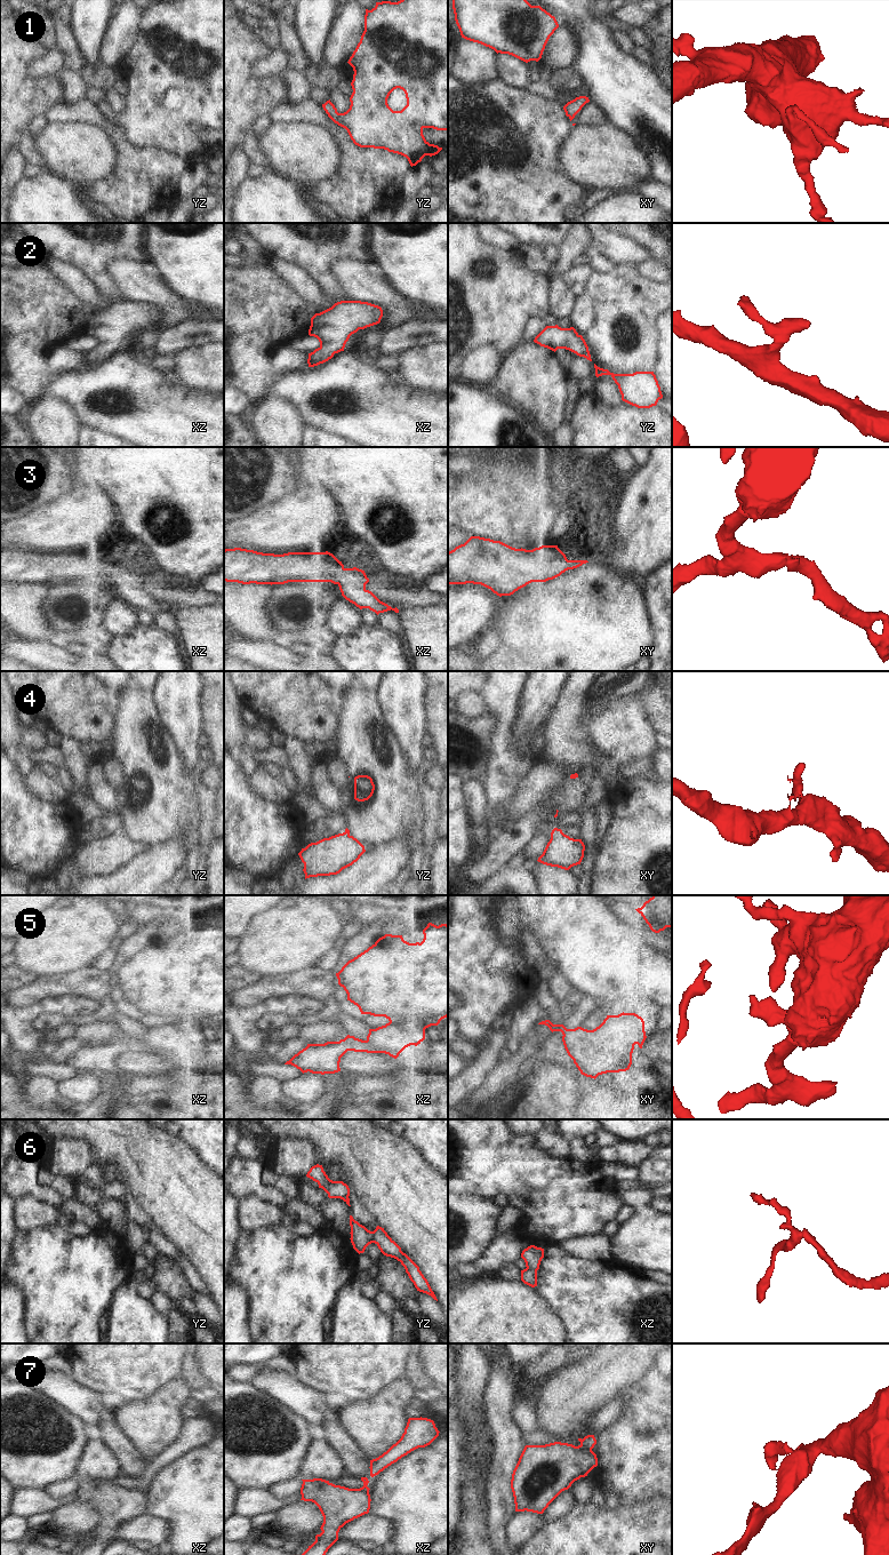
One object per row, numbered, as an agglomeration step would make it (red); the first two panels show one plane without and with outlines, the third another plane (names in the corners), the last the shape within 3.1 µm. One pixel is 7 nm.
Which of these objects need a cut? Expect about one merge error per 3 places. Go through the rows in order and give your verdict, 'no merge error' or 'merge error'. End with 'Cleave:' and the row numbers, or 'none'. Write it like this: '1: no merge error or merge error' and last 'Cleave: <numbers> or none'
1: no merge error
2: no merge error
3: no merge error
4: merge error
5: no merge error
6: no merge error
7: merge error
Cleave: 4, 7

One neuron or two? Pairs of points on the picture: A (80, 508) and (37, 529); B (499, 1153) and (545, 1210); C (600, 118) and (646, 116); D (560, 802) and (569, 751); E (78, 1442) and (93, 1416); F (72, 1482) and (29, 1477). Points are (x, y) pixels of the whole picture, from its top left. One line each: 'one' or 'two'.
A: one
B: one
C: two
D: one
E: two
F: two

